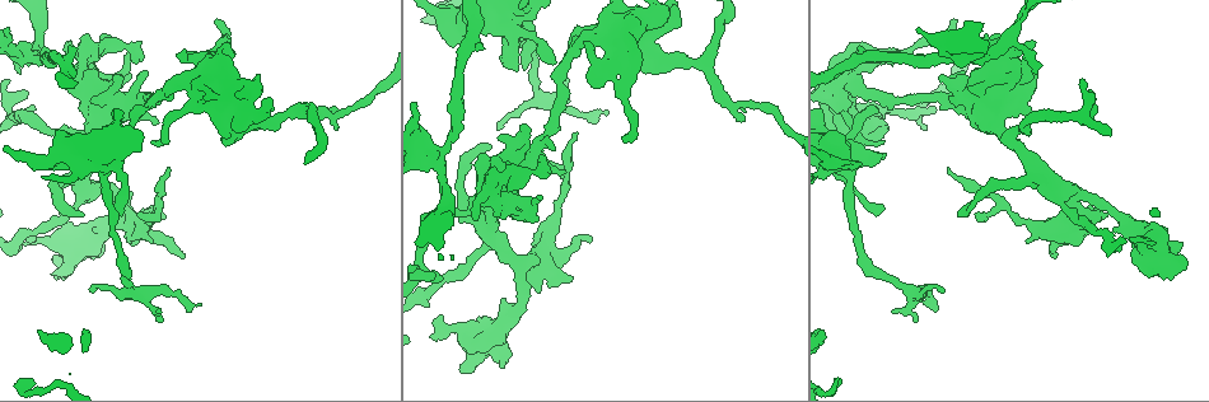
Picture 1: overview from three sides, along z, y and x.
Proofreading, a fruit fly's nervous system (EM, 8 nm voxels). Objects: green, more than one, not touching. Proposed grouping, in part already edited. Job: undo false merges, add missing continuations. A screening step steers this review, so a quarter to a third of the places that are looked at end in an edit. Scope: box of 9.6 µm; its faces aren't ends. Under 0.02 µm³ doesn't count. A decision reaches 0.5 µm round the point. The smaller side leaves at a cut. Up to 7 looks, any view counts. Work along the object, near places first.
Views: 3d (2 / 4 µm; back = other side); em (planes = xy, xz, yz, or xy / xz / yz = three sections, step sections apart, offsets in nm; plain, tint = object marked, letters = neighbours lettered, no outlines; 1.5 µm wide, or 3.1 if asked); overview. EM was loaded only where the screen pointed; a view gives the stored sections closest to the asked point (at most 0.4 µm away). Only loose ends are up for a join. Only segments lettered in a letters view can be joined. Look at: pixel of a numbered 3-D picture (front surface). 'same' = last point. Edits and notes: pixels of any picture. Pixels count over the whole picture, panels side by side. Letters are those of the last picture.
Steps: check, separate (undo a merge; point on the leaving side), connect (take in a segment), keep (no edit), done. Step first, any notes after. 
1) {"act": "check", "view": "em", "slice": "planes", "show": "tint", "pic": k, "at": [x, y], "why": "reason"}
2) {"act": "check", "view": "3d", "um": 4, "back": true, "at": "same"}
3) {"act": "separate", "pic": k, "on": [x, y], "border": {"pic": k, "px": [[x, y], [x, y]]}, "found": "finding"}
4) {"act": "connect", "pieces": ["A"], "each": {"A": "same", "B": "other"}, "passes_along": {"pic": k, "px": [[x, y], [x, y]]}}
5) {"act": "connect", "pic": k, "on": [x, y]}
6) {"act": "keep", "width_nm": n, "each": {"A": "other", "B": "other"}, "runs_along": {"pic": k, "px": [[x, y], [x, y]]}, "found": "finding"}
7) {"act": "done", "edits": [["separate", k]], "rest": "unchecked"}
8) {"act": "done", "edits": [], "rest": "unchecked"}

{"act": "check", "view": "em", "slice": "yz", "step": 4, "show": "letters", "pic": 1, "at": [860, 142], "why": "an open end"}

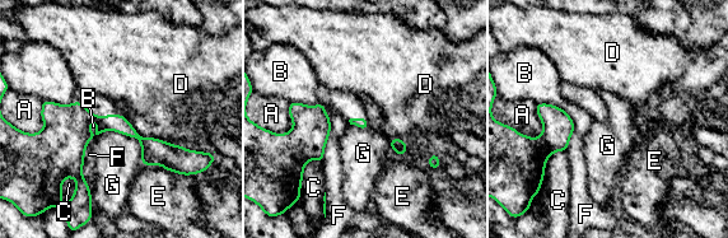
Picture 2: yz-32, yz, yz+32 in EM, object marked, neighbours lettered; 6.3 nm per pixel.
{"act": "check", "view": "em", "slice": "planes", "show": "letters", "at": "same", "why": "cut it another way"}

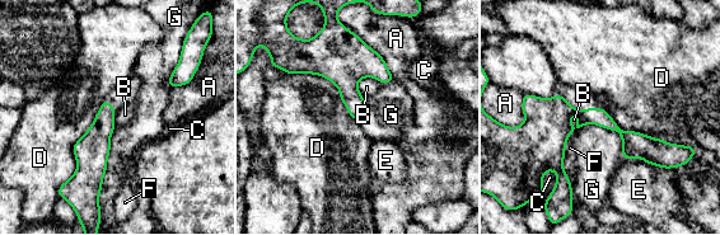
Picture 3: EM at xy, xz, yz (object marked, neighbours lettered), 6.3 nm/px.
{"act": "keep", "each": {"A": "other", "B": "other", "C": "other", "D": "other", "E": "other", "F": "other", "G": "other"}, "runs_along": {"pic": 3, "px": [[526, 99], [667, 145]]}, "found": "none of them fits"}

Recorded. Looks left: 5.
{"act": "check", "view": "em", "slice": "xz", "step": 4, "show": "letters", "pic": 1, "at": [1035, 73], "why": "free end"}

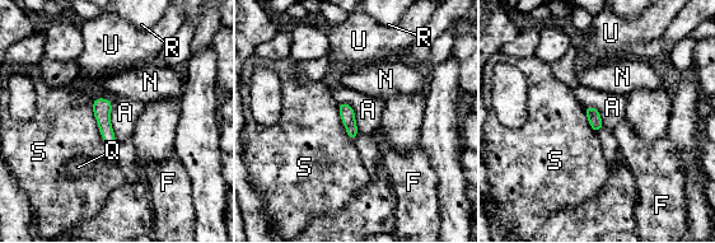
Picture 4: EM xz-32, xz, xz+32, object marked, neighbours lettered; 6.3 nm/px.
{"act": "keep", "longest_contact_nm": ["S", 340], "each": {"A": "other", "F": "other", "N": "other", "Q": "other", "R": "other", "S": "other", "U": "other"}, "border": {"pic": 4, "px": [[92, 99], [99, 135], [111, 148]]}, "found": "no lettered segment goes on from it"}

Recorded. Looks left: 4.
{"act": "check", "view": "3d", "um": 2, "pic": 1, "at": [164, 217], "why": "an open end"}

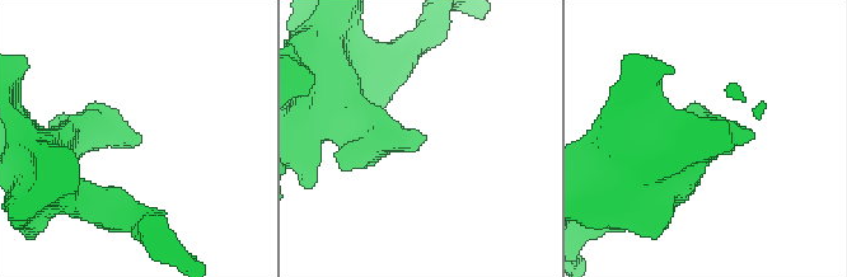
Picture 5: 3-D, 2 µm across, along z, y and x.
{"act": "check", "view": "em", "slice": "xy", "step": 4, "show": "plain", "pic": 5, "at": [135, 141], "why": "now the EM"}

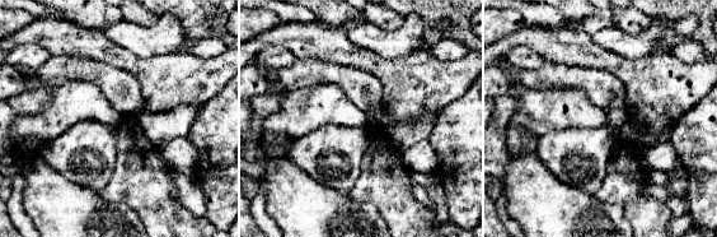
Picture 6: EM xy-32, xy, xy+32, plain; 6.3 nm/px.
{"act": "check", "view": "em", "slice": "xy", "step": 4, "show": "letters", "at": "same", "why": "what lies round it"}

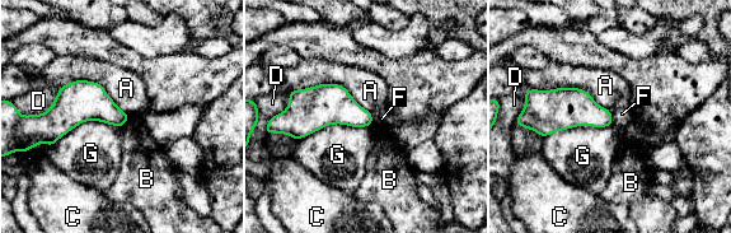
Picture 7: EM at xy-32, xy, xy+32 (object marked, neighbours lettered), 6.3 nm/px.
{"act": "keep", "width_nm": 170, "each": {"A": "other", "B": "other", "C": "other", "D": "other", "F": "other", "G": "other"}, "found": "no lettered segment goes on from it"}

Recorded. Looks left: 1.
{"act": "done", "edits": [], "rest": "unchecked"}

